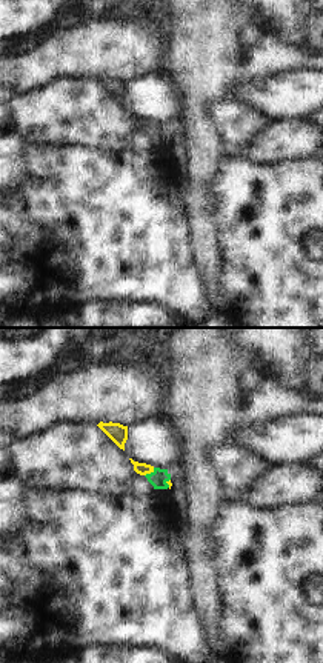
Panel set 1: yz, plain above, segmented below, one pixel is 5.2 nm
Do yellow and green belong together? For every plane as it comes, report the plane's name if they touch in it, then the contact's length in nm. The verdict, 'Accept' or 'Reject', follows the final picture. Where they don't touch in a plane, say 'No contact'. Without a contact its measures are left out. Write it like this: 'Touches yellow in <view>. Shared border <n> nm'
Touches yellow in yz. Shared border 70 nm.

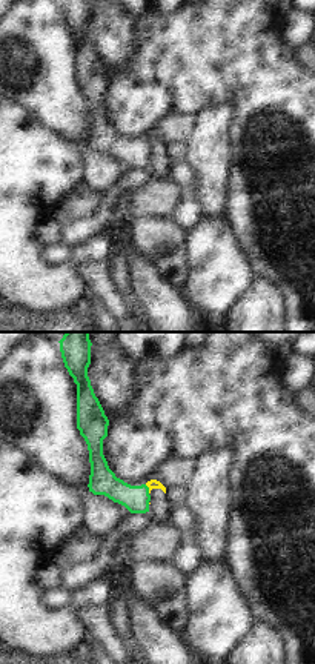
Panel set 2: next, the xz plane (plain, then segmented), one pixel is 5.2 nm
Touches yellow in xz. Shared border 50 nm.

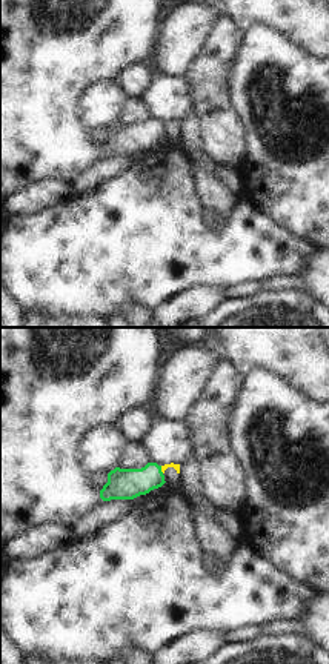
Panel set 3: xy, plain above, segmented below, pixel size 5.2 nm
Touches yellow in xy. Shared border 40 nm.

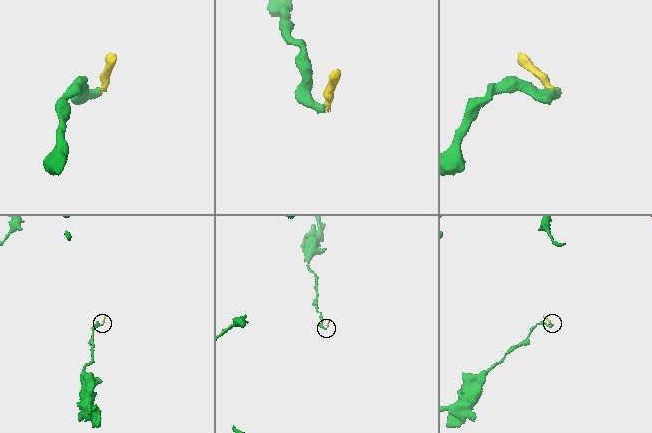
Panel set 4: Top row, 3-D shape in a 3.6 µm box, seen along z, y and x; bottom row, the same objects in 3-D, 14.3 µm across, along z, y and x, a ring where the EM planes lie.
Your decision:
Reject.

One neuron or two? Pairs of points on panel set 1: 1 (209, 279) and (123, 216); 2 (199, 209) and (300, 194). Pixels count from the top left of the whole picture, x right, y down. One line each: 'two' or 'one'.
1: two
2: two

